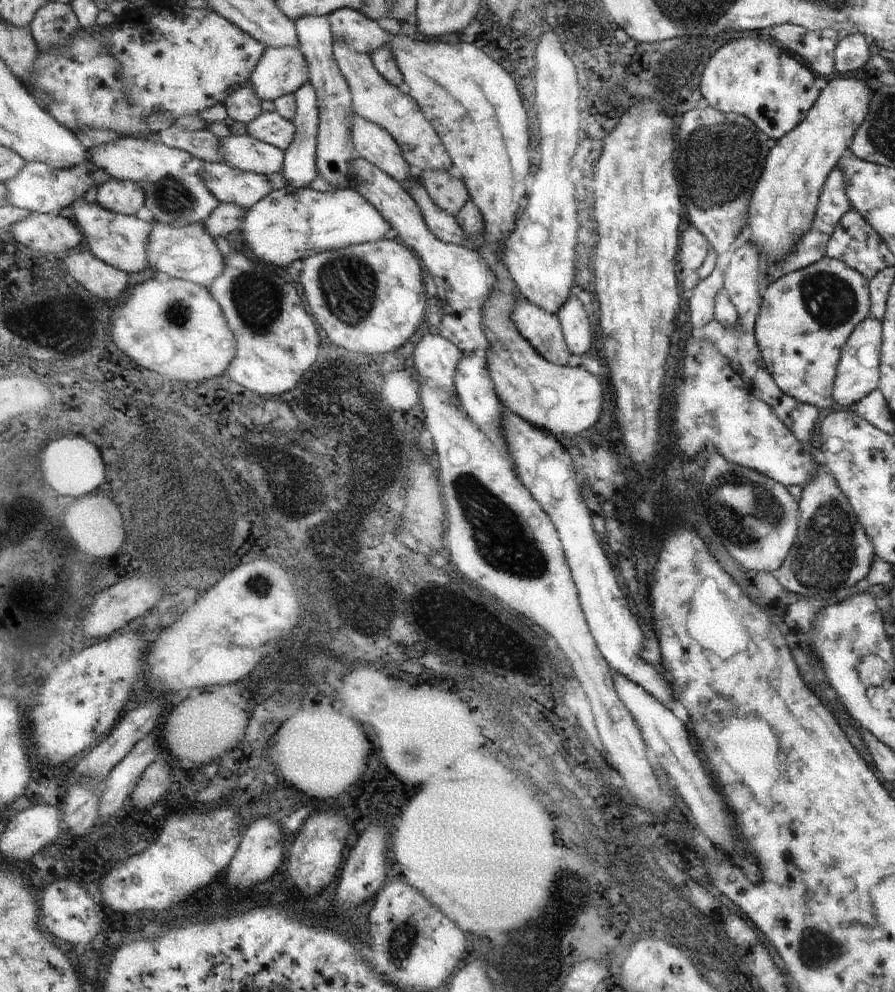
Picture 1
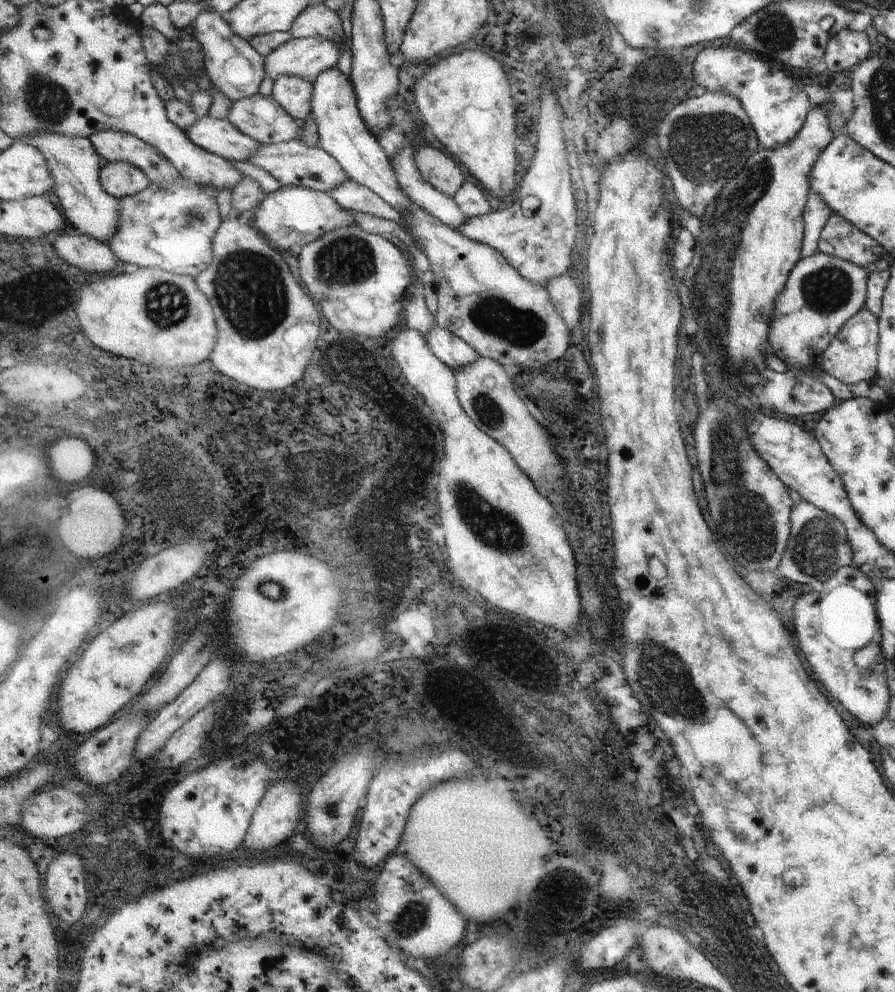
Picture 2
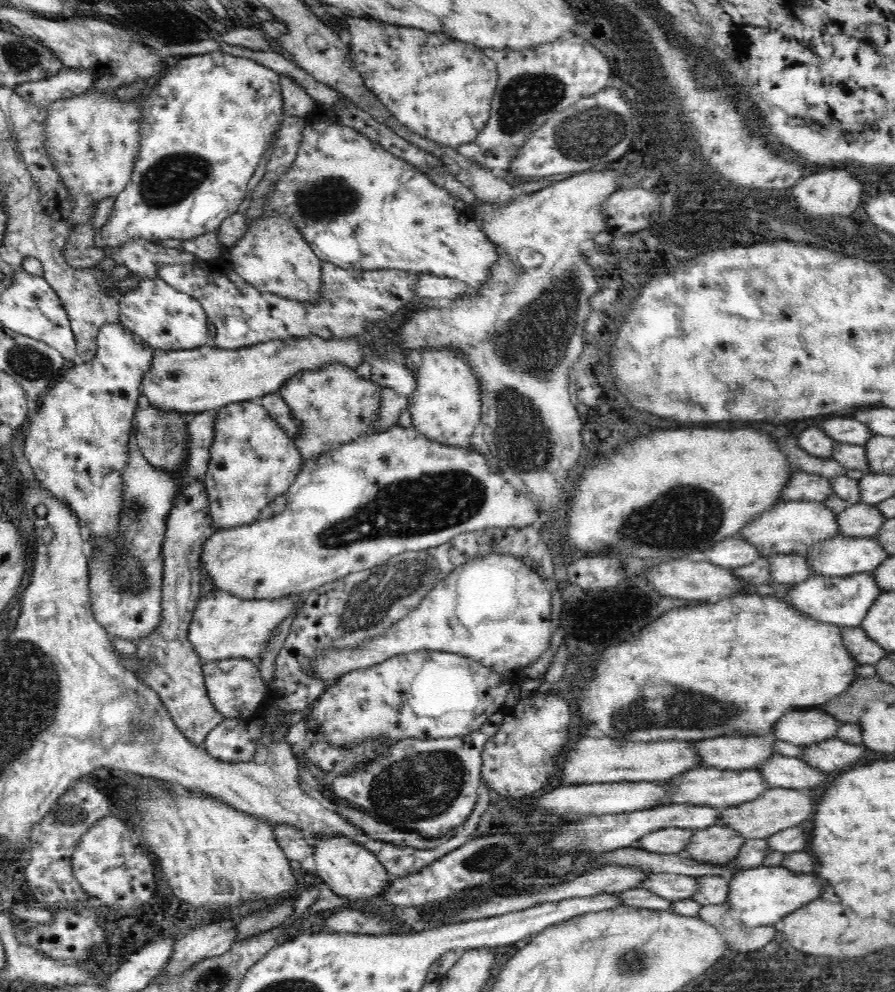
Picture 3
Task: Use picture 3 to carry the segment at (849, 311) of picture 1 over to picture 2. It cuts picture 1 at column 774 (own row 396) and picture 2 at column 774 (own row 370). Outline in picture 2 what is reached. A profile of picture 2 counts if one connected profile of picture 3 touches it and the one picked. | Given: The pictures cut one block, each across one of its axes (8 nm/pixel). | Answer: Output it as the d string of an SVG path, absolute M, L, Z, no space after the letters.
M813 254L811 258L803 258L799 260L793 270L789 272L783 290L777 294L775 306L773 306L773 316L769 320L769 346L771 346L771 356L777 356L785 366L787 372L803 372L809 376L815 376L817 380L821 380L817 374L811 374L811 368L821 370L819 366L819 358L823 356L823 352L827 350L827 346L831 344L831 340L837 336L837 332L843 328L843 324L855 316L863 306L865 306L865 298L867 298L867 272L865 268L859 268L851 262L827 256L827 254Z

